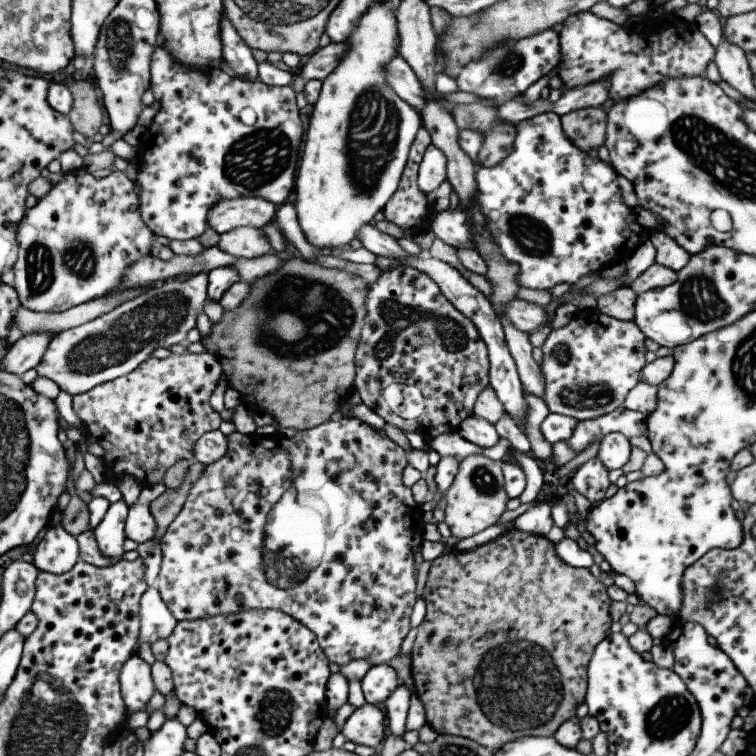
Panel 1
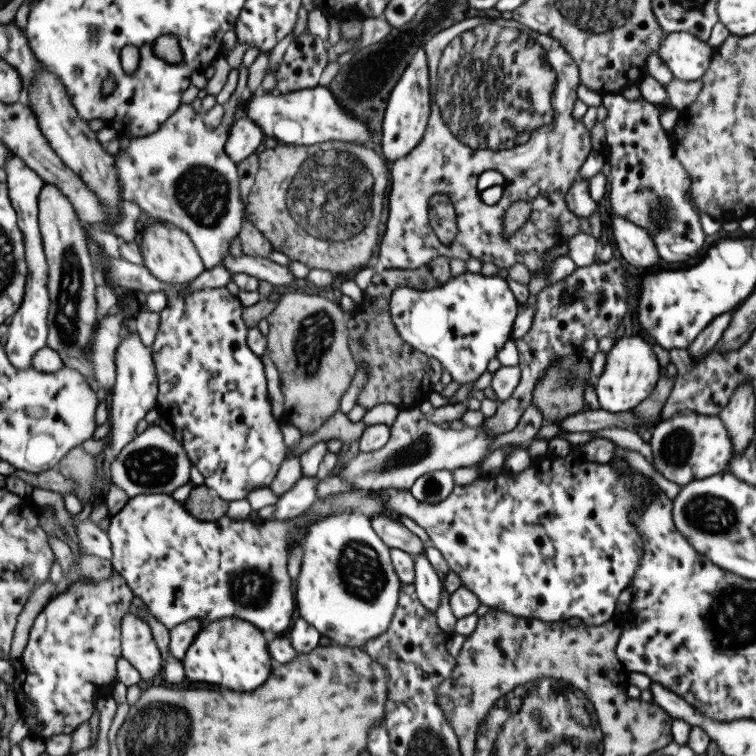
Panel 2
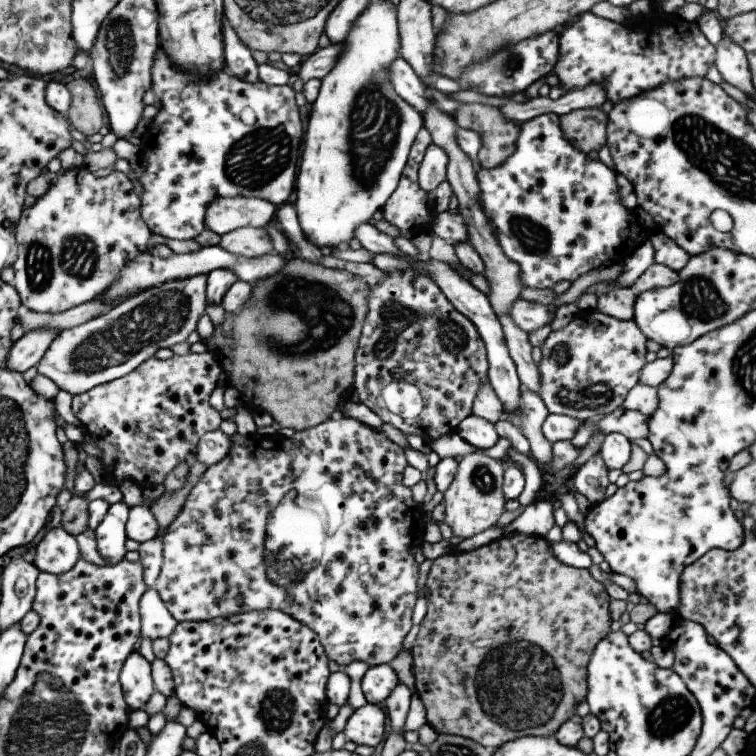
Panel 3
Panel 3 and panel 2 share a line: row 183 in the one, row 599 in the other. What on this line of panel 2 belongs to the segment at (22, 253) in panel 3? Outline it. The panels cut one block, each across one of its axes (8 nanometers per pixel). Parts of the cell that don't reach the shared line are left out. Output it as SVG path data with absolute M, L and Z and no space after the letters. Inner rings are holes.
M113 572L109 580L77 580L65 590L50 598L40 610L28 631L22 655L16 661L15 700L20 718L28 726L29 736L48 739L56 734L71 734L93 712L93 702L102 685L113 685L117 674L116 662L120 657L119 621L127 612L133 594L126 582Z

